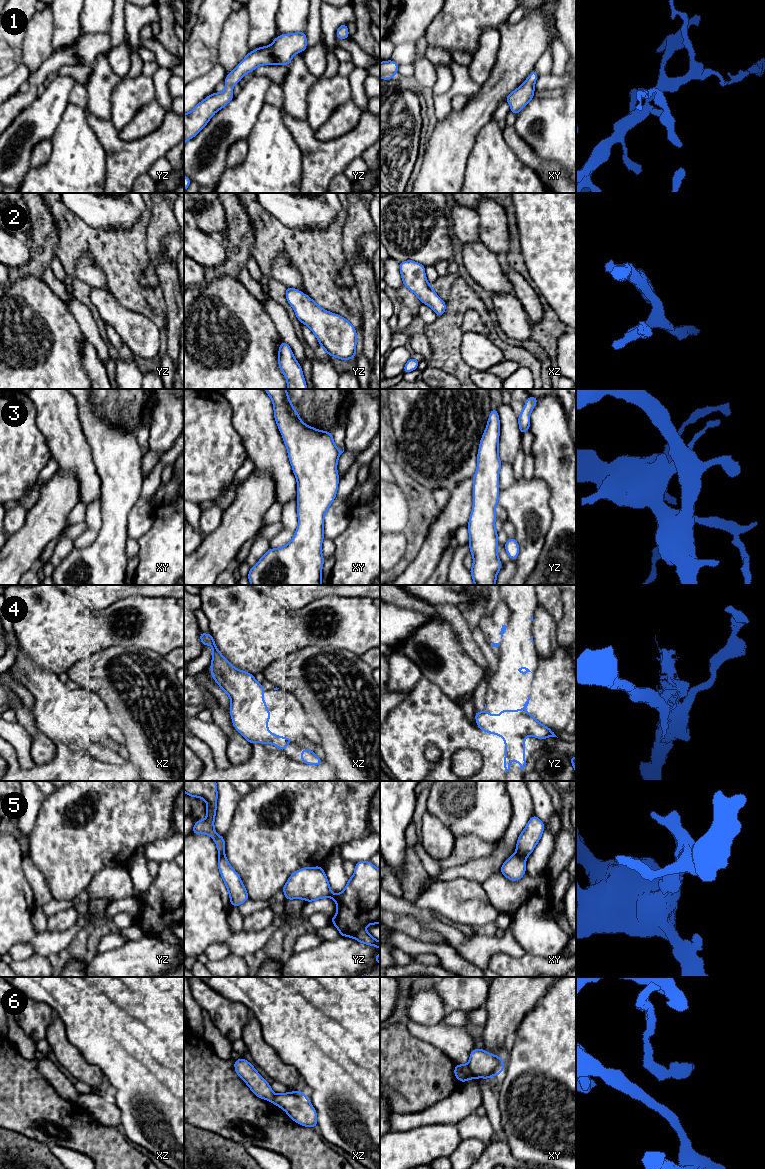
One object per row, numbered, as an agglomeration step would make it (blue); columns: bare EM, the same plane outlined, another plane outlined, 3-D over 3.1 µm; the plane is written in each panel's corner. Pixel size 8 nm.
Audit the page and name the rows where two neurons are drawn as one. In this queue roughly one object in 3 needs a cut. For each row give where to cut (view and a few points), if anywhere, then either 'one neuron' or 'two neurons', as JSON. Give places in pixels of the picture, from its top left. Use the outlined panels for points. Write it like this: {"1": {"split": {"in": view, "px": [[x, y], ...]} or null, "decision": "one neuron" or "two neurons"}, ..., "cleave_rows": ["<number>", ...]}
{"1": {"split": null, "decision": "one neuron"}, "2": {"split": null, "decision": "one neuron"}, "3": {"split": null, "decision": "one neuron"}, "4": {"split": null, "decision": "one neuron"}, "5": {"split": {"in": "xy", "px": [[515, 853], [524, 859]]}, "decision": "two neurons"}, "6": {"split": {"in": "xy", "px": [[466, 1065], [472, 1078]]}, "decision": "two neurons"}, "cleave_rows": ["5", "6"]}

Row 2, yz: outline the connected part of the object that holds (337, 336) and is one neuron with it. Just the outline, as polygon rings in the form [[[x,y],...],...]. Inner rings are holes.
[[[287,287],[286,300],[293,307],[301,324],[307,325],[329,356],[337,359],[354,359],[357,333],[347,319],[321,308],[300,290]]]

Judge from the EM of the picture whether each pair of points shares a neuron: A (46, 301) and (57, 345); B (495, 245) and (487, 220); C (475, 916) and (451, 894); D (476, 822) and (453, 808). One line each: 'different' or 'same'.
A: same
B: same
C: same
D: same

